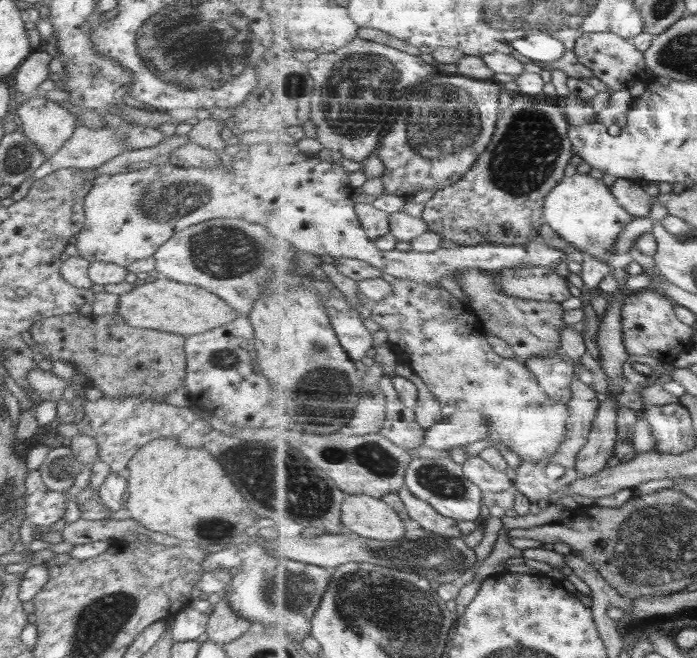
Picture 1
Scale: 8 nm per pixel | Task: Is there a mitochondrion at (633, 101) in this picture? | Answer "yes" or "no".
no

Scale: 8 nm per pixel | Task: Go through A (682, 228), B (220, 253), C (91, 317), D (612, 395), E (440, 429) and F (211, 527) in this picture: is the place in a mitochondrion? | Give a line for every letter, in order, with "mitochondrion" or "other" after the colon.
A: other
B: mitochondrion
C: other
D: other
E: other
F: mitochondrion

